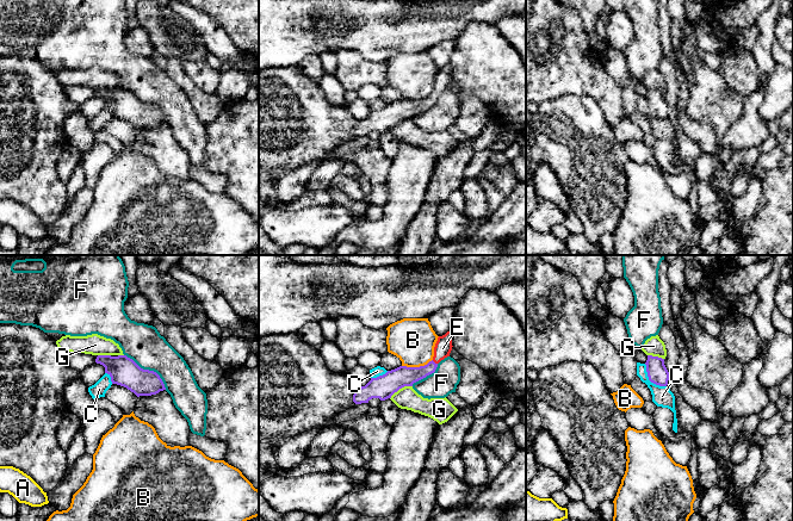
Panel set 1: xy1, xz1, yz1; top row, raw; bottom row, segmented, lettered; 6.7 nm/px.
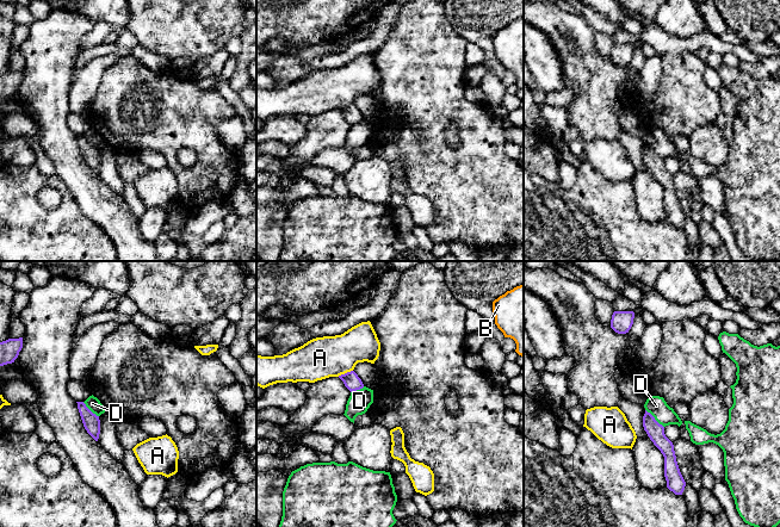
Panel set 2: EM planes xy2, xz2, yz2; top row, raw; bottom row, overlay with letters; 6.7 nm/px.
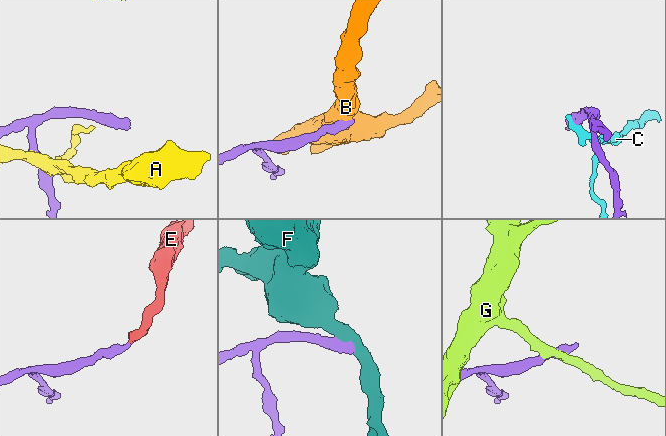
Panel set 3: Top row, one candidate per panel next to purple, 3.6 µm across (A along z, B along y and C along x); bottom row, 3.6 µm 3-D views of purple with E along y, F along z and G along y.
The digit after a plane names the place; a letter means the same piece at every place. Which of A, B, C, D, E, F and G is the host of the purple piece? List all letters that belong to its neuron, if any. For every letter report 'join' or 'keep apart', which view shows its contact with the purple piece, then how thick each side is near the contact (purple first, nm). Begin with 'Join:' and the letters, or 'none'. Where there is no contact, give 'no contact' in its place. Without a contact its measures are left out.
Join: E
A: keep apart | xz2 | 110/280 nm
B: keep apart | xz1 | 150/300 nm
C: keep apart | yz1 | 140/140 nm
D: keep apart | yz2 | 120/140 nm
E: join | xz1 | 140/120 nm
F: keep apart | xy1 | 190/260 nm
G: keep apart | xz1 | 160/150 nm

